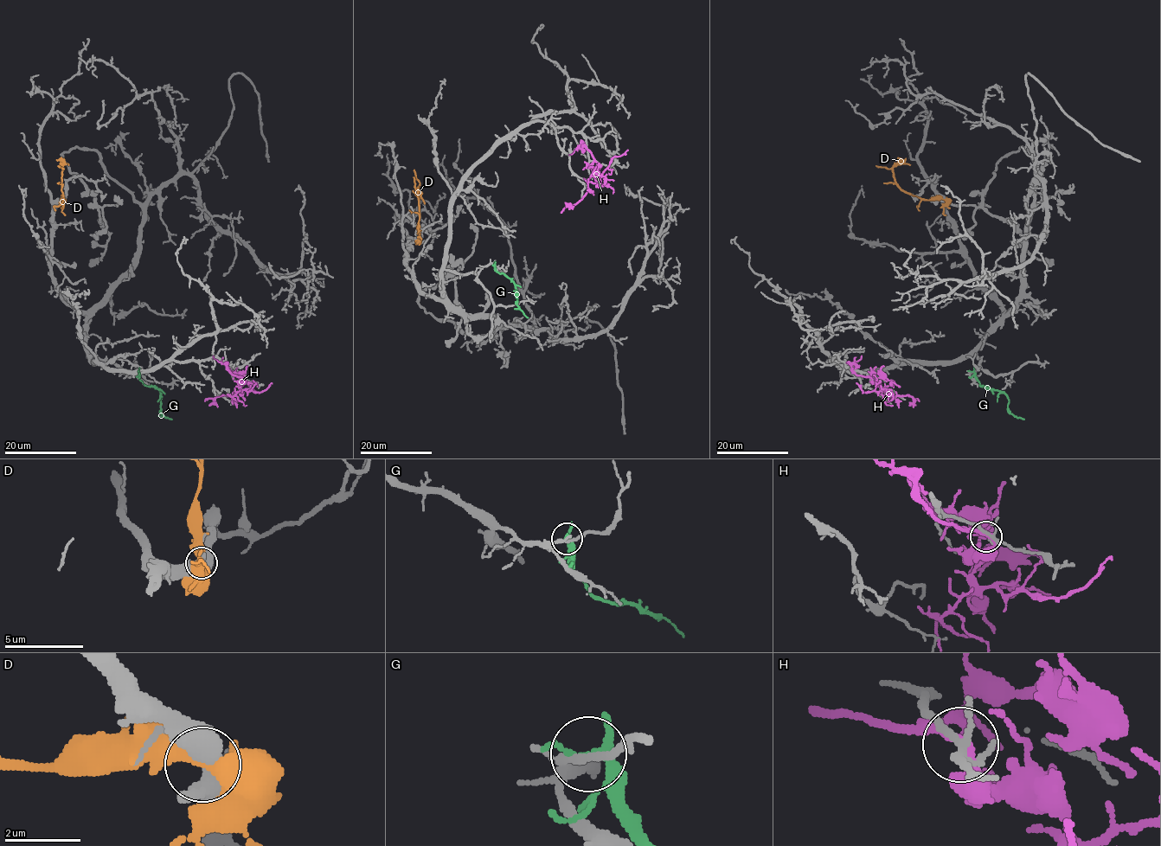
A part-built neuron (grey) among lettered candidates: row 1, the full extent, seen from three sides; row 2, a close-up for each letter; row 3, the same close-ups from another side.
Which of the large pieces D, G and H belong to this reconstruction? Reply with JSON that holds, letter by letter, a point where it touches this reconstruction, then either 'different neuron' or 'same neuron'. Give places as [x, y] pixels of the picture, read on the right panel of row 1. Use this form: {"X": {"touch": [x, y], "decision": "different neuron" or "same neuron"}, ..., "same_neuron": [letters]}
{"D": {"touch": [943, 200], "decision": "different neuron"}, "G": {"touch": [972, 371], "decision": "different neuron"}, "H": {"touch": [870, 378], "decision": "different neuron"}, "same_neuron": []}

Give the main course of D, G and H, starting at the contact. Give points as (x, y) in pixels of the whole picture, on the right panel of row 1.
D: (943, 200), (921, 200), (905, 193), (898, 185), (892, 169), (897, 163), (910, 164)
G: (971, 372), (981, 386), (1001, 390), (1009, 400), (1008, 410), (1024, 419)
H: (870, 378), (880, 386), (879, 392), (886, 397), (905, 395), (919, 401)

